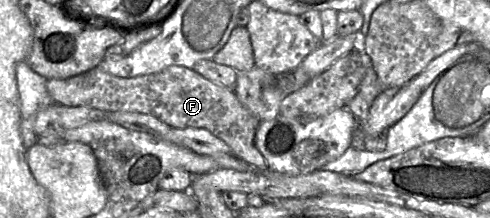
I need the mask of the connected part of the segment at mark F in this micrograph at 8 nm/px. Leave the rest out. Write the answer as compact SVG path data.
M170 66L160 72L124 78L111 75L95 67L66 79L48 79L47 91L55 103L65 106L85 106L102 111L139 112L161 120L173 128L202 128L228 145L232 153L256 169L267 170L267 161L255 145L255 134L260 120L239 101L233 89L210 81L184 66Z

